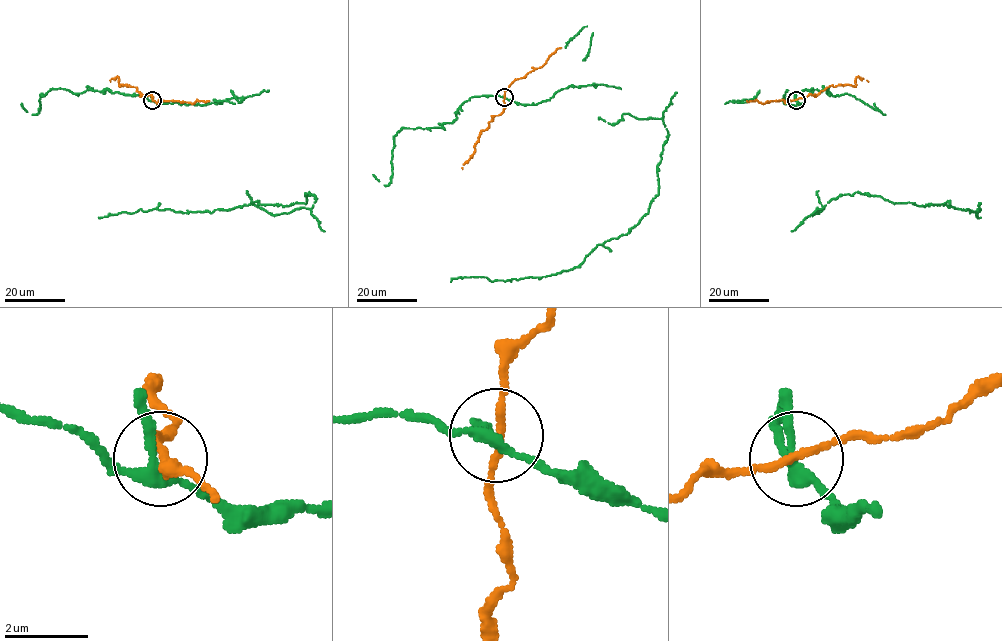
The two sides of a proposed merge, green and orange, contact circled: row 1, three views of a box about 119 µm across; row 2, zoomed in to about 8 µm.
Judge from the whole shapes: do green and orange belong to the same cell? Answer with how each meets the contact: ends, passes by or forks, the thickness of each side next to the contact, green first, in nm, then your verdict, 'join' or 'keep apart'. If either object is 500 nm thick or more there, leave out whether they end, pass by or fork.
green forks; orange passes by; calibres 240 and 160 nm; join

